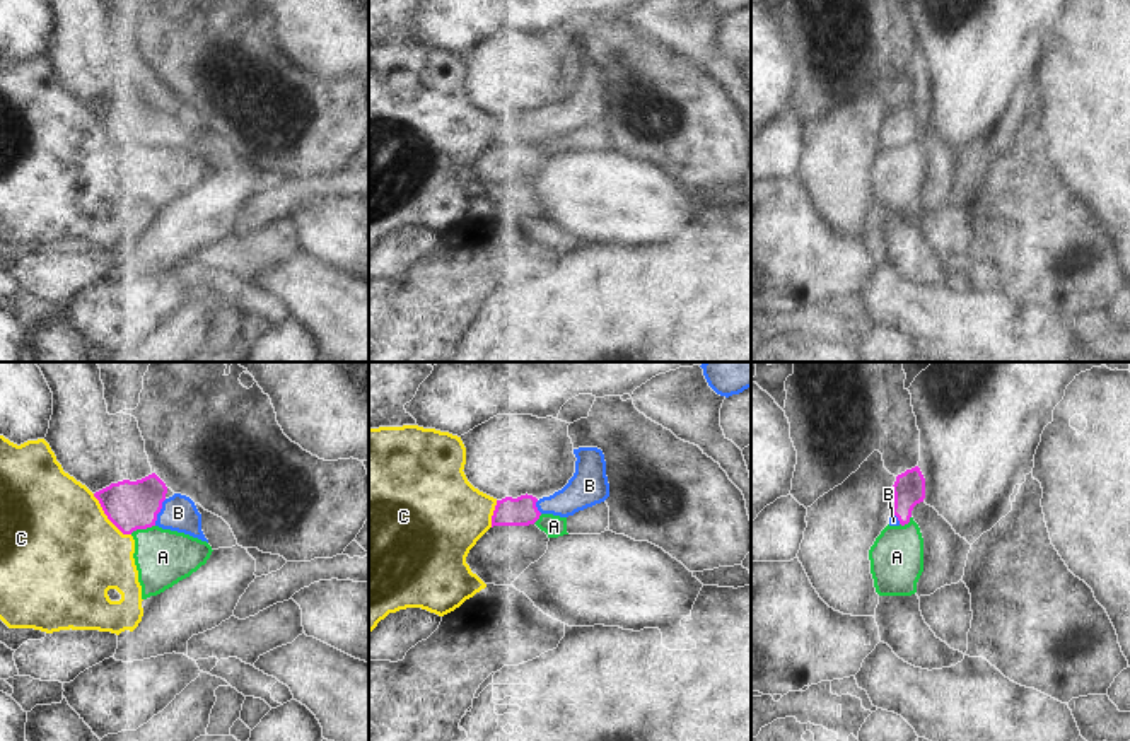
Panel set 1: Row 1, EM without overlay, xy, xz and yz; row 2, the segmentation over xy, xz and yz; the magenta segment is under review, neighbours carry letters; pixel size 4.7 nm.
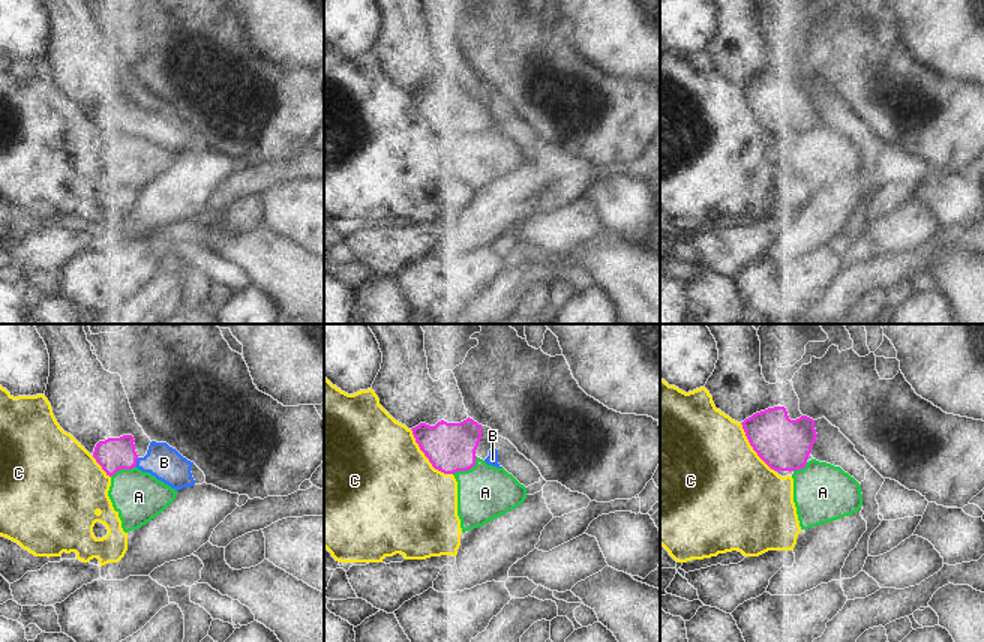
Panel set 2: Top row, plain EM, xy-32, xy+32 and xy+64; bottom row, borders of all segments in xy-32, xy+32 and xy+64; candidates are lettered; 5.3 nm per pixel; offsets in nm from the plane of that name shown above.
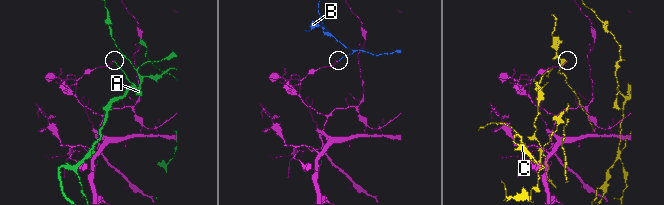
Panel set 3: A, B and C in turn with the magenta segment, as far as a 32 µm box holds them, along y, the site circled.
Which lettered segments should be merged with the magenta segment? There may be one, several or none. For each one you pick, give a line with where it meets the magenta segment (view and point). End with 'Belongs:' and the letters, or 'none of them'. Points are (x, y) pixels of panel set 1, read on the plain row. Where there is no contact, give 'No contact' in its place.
B: Touches magenta at xy (159, 128)
Belongs: B.

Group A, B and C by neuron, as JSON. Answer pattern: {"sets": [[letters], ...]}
{"sets": [["A"], ["B"], ["C"]]}

